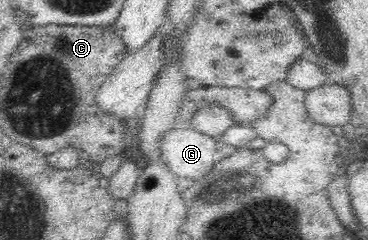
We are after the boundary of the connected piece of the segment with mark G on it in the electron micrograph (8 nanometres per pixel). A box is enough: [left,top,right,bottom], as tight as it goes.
[159,125,220,182]

